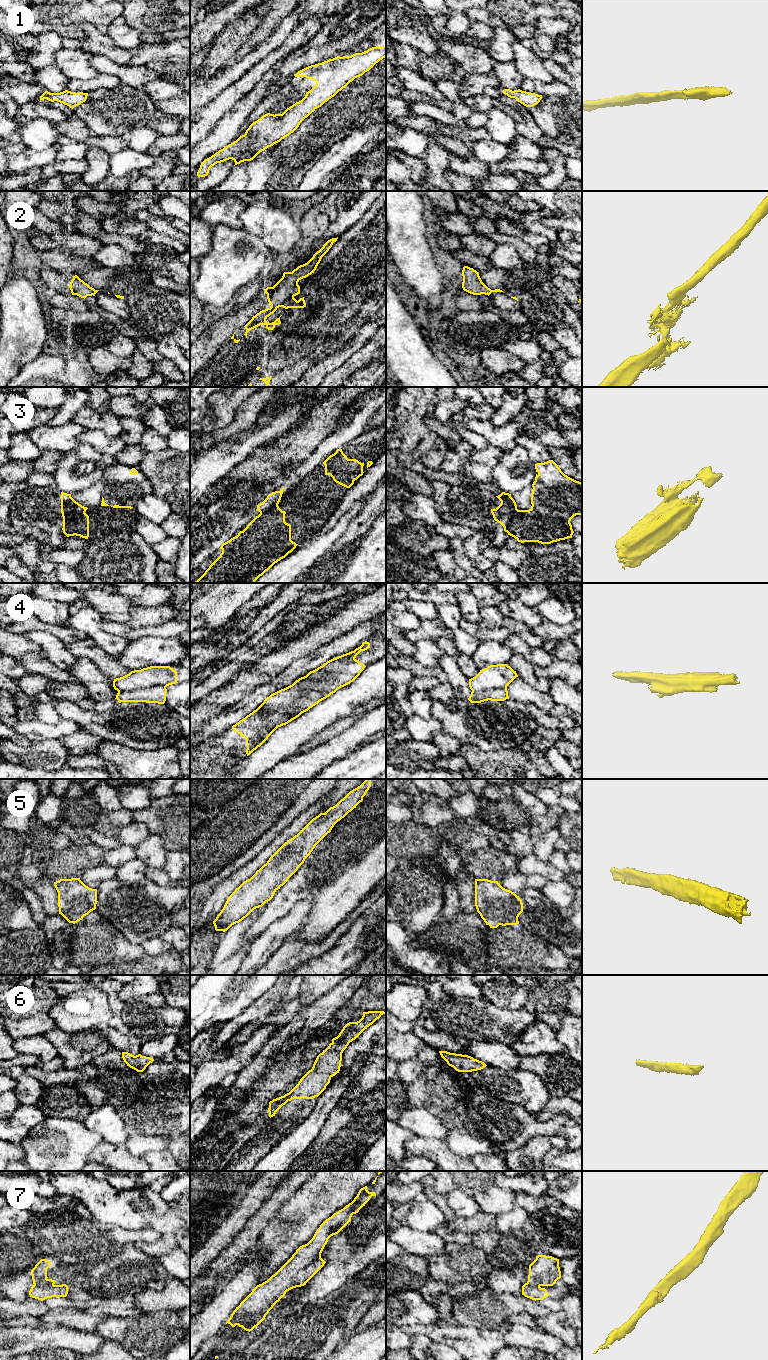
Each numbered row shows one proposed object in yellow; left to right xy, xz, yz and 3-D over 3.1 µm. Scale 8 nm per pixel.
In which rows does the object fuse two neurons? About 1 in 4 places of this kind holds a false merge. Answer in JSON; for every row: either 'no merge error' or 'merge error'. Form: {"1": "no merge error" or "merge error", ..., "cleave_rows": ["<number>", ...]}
{"1": "no merge error", "2": "merge error", "3": "no merge error", "4": "merge error", "5": "no merge error", "6": "no merge error", "7": "merge error", "cleave_rows": ["2", "4", "7"]}

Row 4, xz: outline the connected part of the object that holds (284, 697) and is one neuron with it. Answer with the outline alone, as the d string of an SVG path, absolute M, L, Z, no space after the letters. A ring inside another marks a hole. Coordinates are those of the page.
M307 676L301 677L292 685L271 694L261 705L266 708L284 708L297 700L298 690L302 686L308 685L309 682L310 680Z

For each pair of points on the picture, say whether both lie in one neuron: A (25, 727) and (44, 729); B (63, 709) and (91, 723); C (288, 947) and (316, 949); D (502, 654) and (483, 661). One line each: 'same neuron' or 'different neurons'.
A: same neuron
B: same neuron
C: same neuron
D: same neuron

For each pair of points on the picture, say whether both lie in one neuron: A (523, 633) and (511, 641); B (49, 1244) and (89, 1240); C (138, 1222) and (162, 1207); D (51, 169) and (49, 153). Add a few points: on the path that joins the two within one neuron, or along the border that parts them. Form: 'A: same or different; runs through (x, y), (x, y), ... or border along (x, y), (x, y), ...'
A: different; border along (511, 631), (531, 647), (539, 647)
B: same; runs through (59, 1240), (79, 1240)
C: same; runs through (144, 1216), (152, 1214), (156, 1210)
D: different; border along (55, 159), (52, 163), (45, 164), (41, 168)

